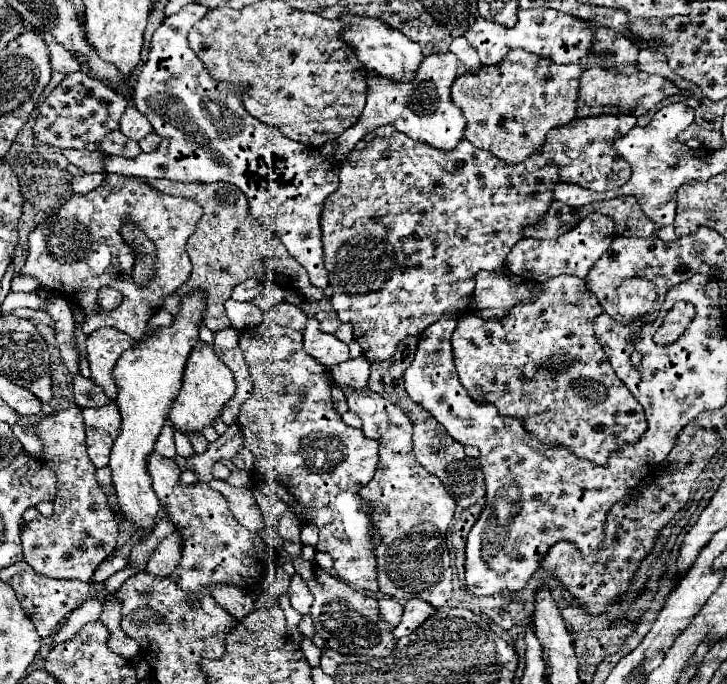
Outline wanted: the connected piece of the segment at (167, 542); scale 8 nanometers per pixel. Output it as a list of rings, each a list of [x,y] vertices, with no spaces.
[[[171,533],[163,539],[163,543],[151,555],[145,571],[149,571],[149,575],[167,577],[173,573],[179,559],[181,559],[181,539]]]

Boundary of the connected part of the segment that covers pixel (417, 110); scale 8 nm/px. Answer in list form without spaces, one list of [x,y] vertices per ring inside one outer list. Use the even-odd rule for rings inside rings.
[[[453,53],[449,55],[429,55],[421,61],[421,67],[415,71],[413,81],[393,81],[385,79],[383,75],[367,73],[367,105],[359,117],[359,121],[343,131],[337,137],[339,145],[339,159],[345,159],[347,153],[355,147],[355,143],[365,137],[369,131],[383,123],[395,125],[401,133],[409,135],[411,139],[419,139],[429,143],[437,149],[455,149],[455,145],[463,139],[465,117],[461,109],[451,101],[451,85],[457,79],[457,59]]]

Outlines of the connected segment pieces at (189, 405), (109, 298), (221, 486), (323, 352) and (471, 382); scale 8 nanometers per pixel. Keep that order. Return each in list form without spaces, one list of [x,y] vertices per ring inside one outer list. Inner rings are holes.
[[[197,341],[197,345],[193,347],[187,359],[187,367],[183,373],[183,387],[179,395],[173,399],[167,417],[173,423],[173,427],[181,429],[183,433],[201,431],[203,427],[213,423],[221,407],[235,395],[235,391],[237,391],[237,383],[233,383],[233,371],[229,371],[229,367],[225,367],[221,359],[217,359],[209,343]]]
[[[103,289],[99,295],[99,303],[103,305],[103,309],[111,311],[117,303],[121,303],[121,293],[117,293],[117,289]]]
[[[211,479],[209,485],[229,499],[229,507],[241,525],[245,525],[253,533],[259,533],[265,527],[261,509],[247,487],[233,487],[223,479]]]
[[[313,317],[307,319],[307,327],[303,331],[303,343],[305,351],[329,369],[349,359],[349,347],[341,343],[337,337],[323,333],[319,329],[319,321]]]
[[[573,275],[553,277],[551,283],[535,291],[535,301],[519,303],[509,309],[505,319],[487,319],[465,315],[453,333],[453,353],[459,379],[475,401],[497,405],[501,415],[521,417],[525,429],[545,443],[565,445],[577,457],[585,457],[597,465],[607,463],[607,455],[623,443],[635,443],[647,429],[641,405],[629,389],[617,379],[607,355],[595,339],[593,319],[603,307],[585,291],[585,281]]]

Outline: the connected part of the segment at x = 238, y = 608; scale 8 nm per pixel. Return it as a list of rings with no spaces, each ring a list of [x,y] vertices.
[[[233,585],[217,587],[213,591],[213,599],[221,603],[221,607],[225,607],[225,611],[229,611],[229,615],[233,615],[239,621],[253,611],[253,597],[245,595],[241,589],[235,589]]]

